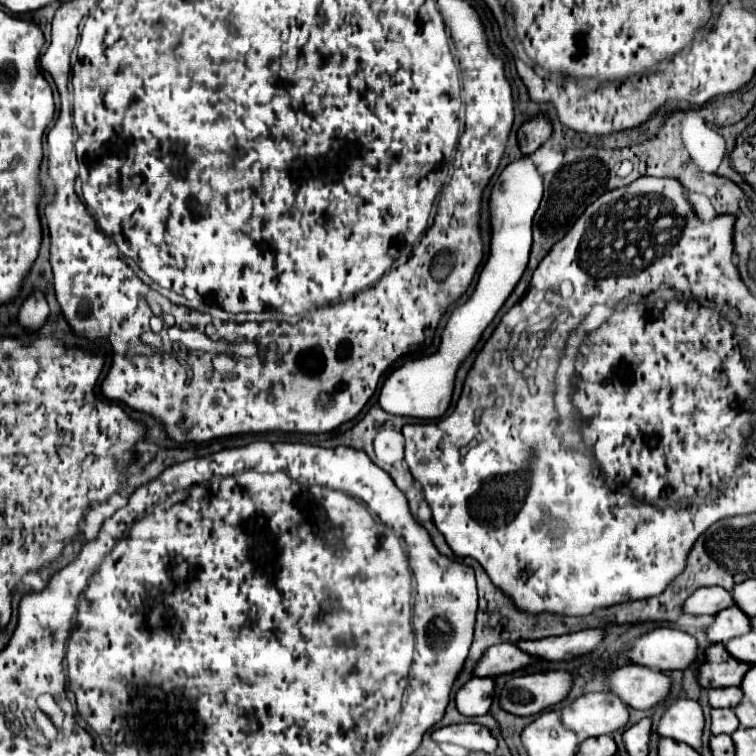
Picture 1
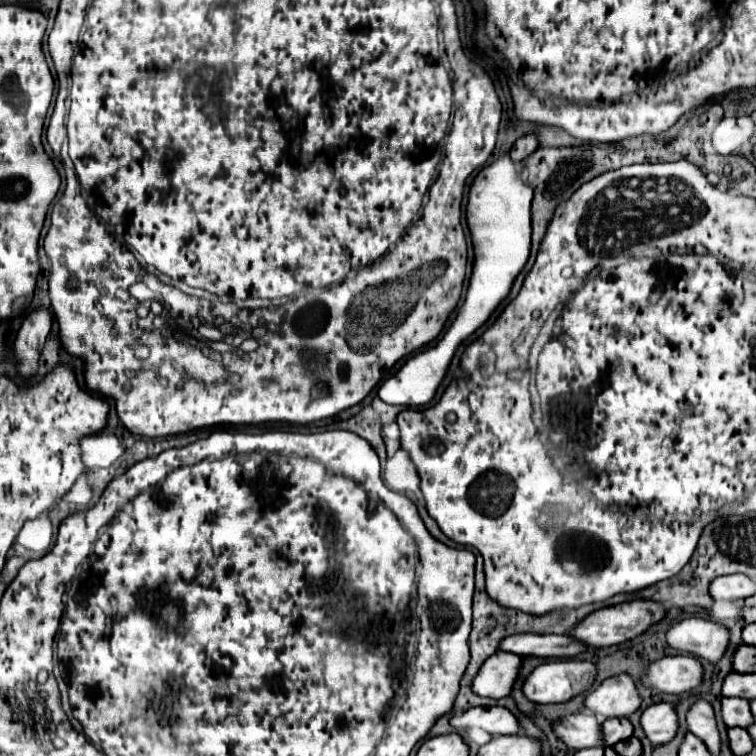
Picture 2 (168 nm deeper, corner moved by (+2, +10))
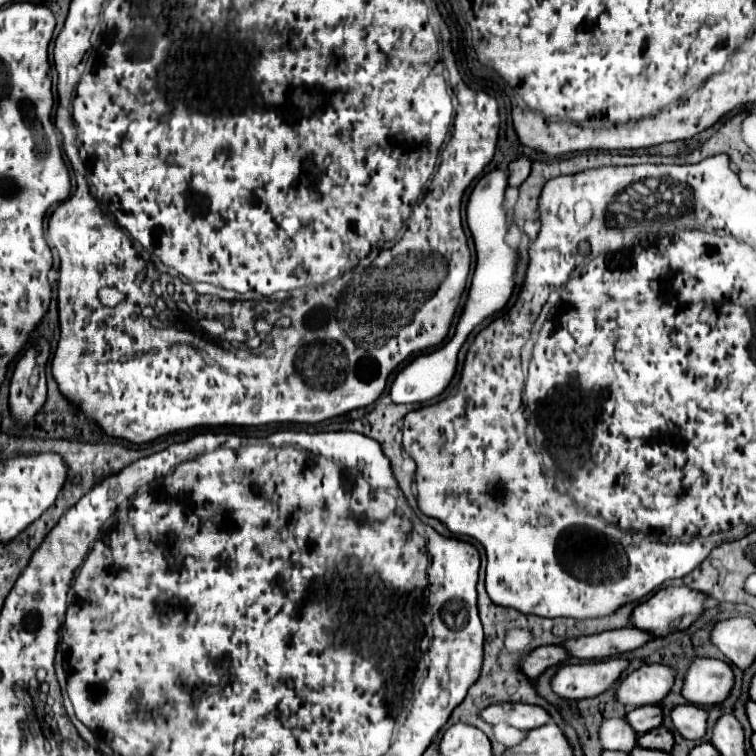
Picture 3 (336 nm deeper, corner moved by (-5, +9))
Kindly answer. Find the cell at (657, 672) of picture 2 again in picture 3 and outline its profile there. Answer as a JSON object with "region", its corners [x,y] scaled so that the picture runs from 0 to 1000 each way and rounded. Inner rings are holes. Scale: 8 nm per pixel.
{"region":[[[921,872],[905,898],[902,919],[918,933],[952,933],[971,909],[966,877],[952,872]]]}

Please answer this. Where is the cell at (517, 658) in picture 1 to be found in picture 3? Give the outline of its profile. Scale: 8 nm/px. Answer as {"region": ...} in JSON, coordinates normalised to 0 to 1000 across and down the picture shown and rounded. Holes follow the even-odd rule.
{"region":[[[828,829],[815,835],[799,835],[780,843],[767,843],[759,848],[749,848],[743,853],[754,861],[757,869],[765,872],[804,872],[820,864],[839,861],[862,845],[868,843],[860,843],[860,837],[849,837],[839,829]]]}

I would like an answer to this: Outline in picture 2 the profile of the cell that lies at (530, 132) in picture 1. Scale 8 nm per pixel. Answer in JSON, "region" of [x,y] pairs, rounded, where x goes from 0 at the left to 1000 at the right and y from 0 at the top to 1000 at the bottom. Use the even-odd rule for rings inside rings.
{"region":[[[694,177],[694,180],[689,180],[689,183],[681,188],[681,193],[679,193],[679,198],[673,201],[673,206],[676,206],[676,212],[681,212],[681,214],[692,214],[692,212],[694,212],[697,206],[702,206],[710,196],[713,196],[710,177]]]}

